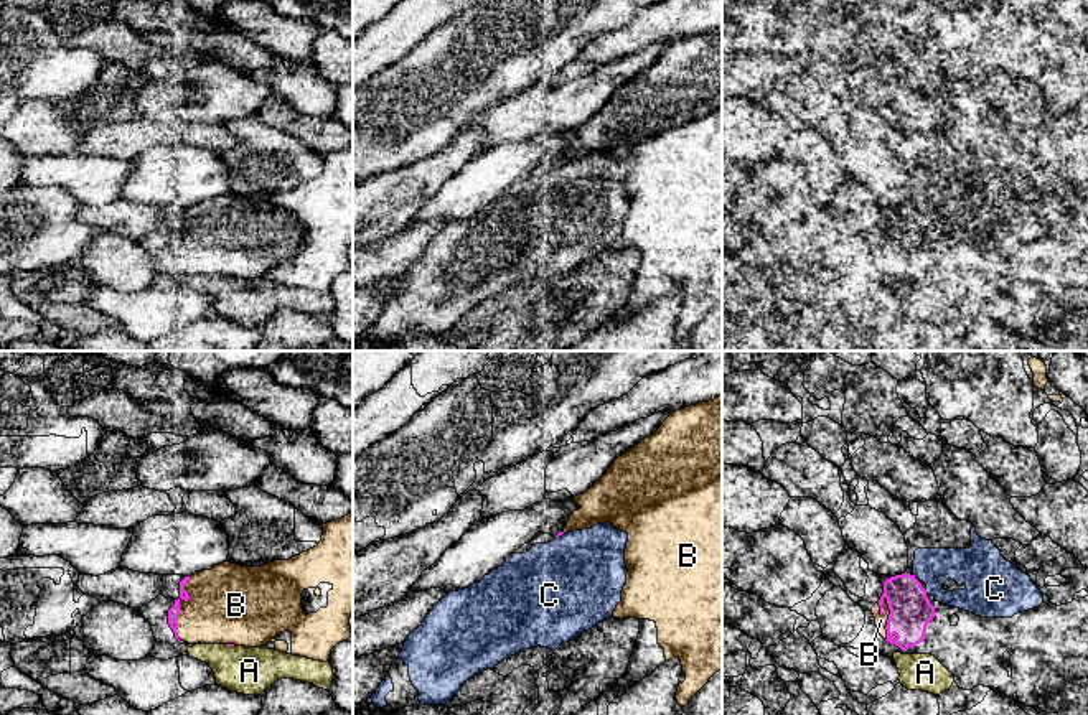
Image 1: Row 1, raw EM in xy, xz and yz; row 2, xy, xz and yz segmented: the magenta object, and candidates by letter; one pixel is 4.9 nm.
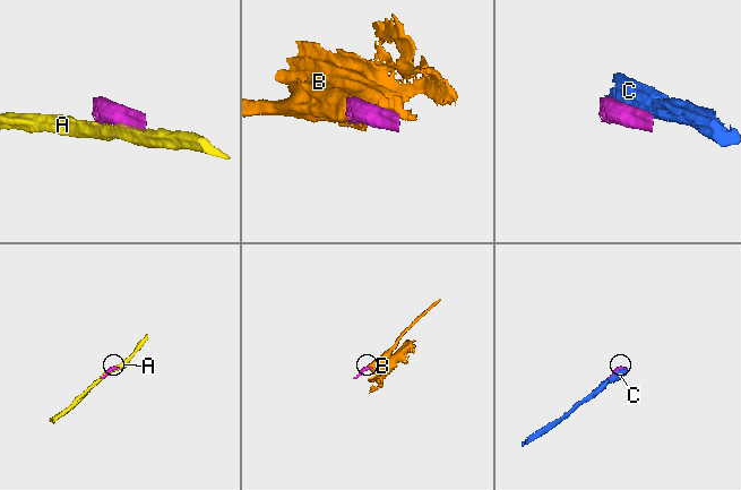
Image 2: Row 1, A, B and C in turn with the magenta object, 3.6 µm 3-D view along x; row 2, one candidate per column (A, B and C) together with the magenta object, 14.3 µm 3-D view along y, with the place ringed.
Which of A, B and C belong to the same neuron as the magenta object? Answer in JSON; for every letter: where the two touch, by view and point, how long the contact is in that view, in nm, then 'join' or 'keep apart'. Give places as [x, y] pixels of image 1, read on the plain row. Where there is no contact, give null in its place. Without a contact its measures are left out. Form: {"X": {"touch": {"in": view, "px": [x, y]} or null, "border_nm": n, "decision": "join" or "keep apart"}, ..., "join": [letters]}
{"A": {"touch": {"in": "xy", "px": [229, 275]}, "border_nm": 50, "decision": "keep apart"}, "B": {"touch": {"in": "xy", "px": [178, 236]}, "border_nm": 320, "decision": "join"}, "C": {"touch": {"in": "yz", "px": [914, 208]}, "border_nm": 40, "decision": "keep apart"}, "join": ["B"]}

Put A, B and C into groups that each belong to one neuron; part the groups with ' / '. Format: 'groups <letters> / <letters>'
groups A / B / C

